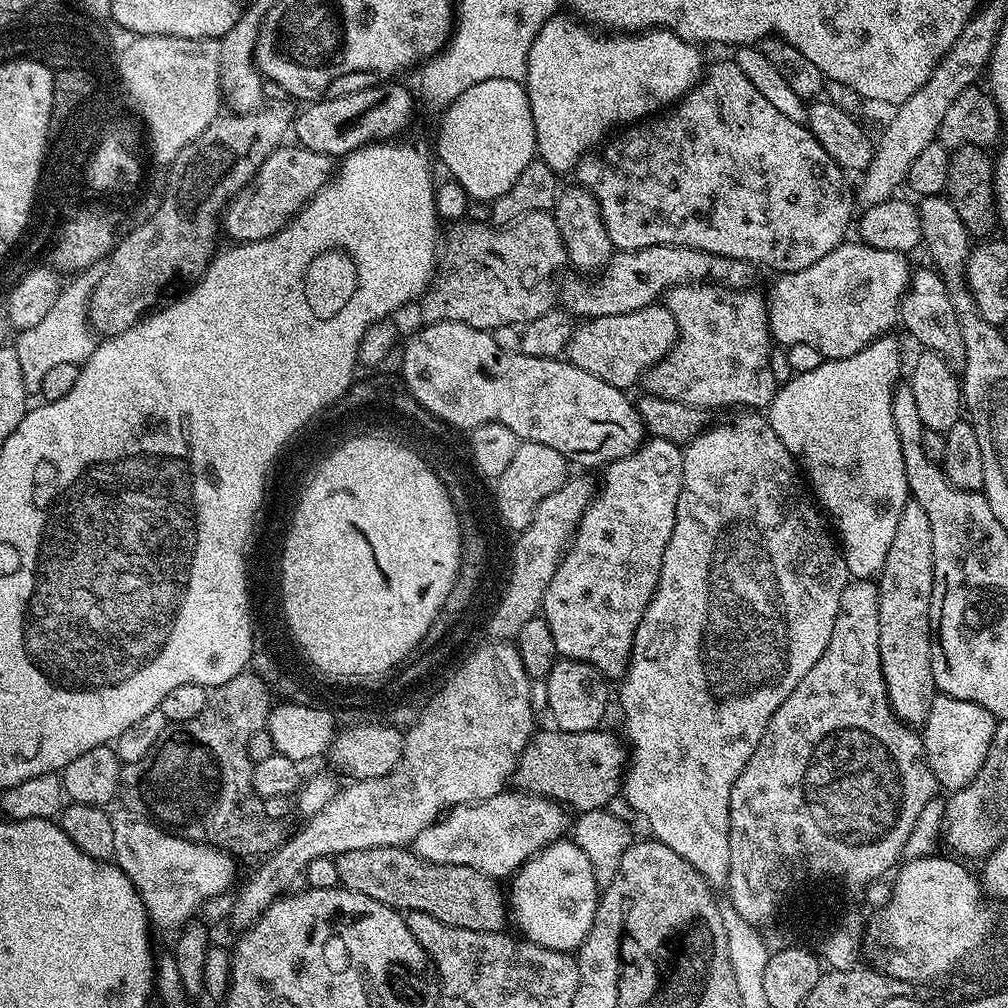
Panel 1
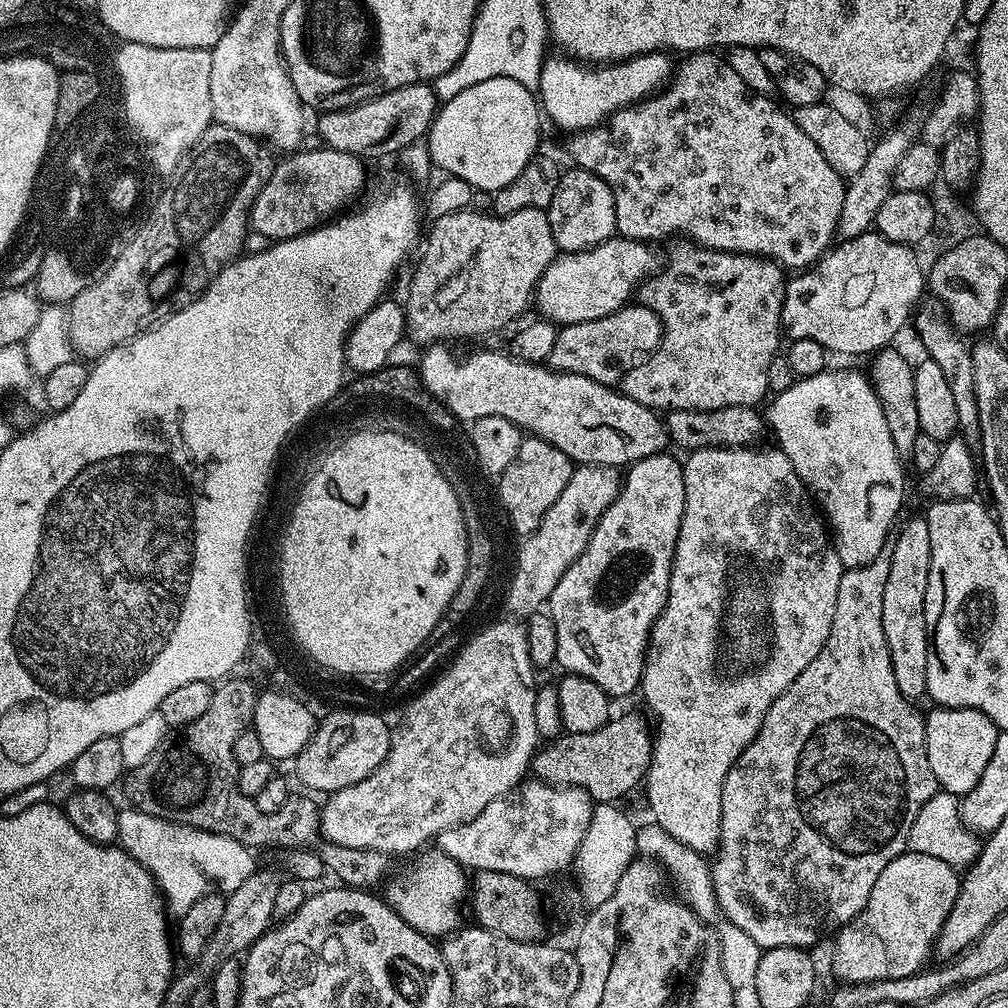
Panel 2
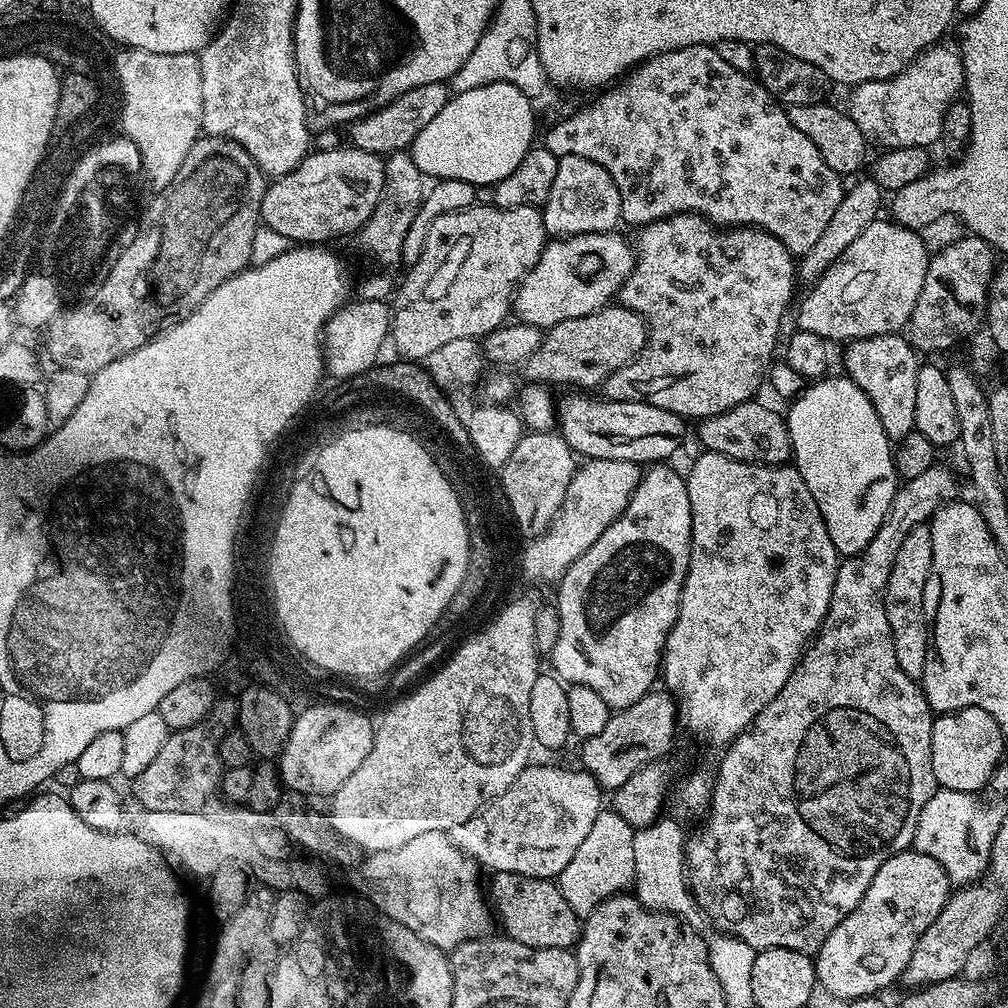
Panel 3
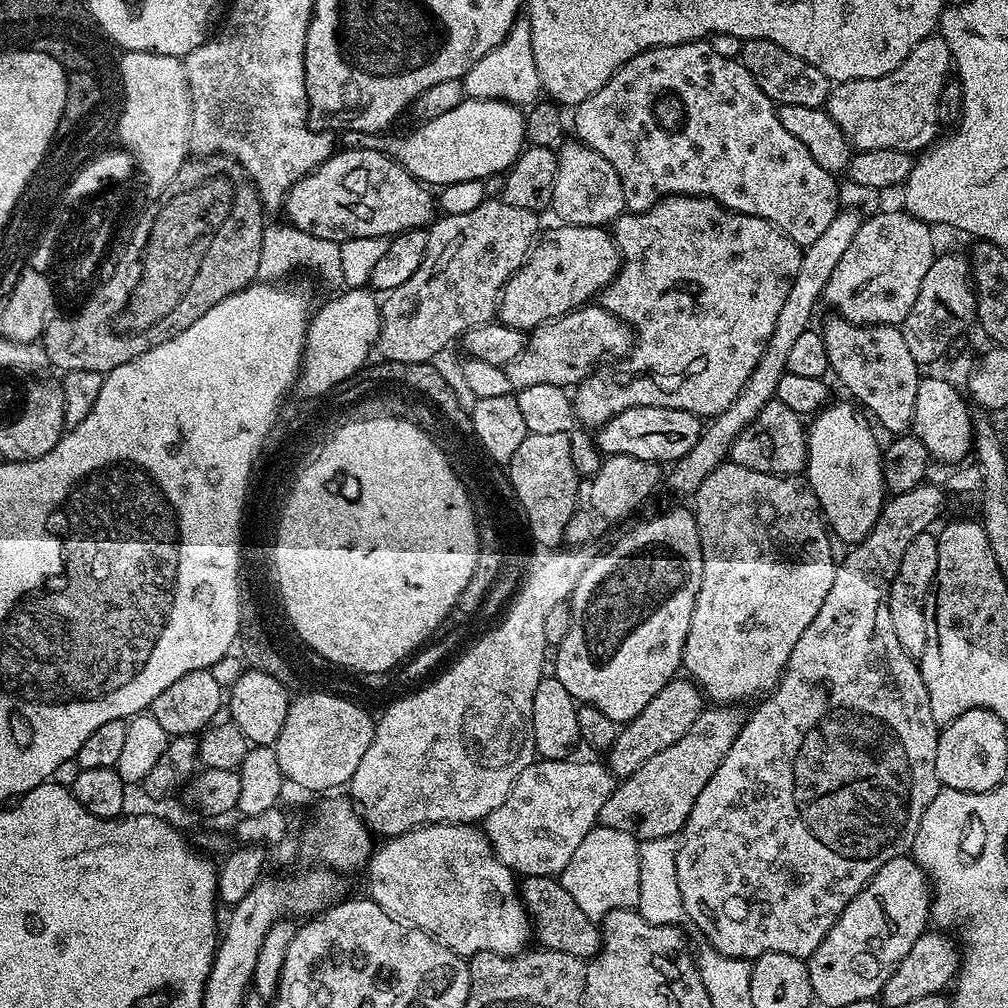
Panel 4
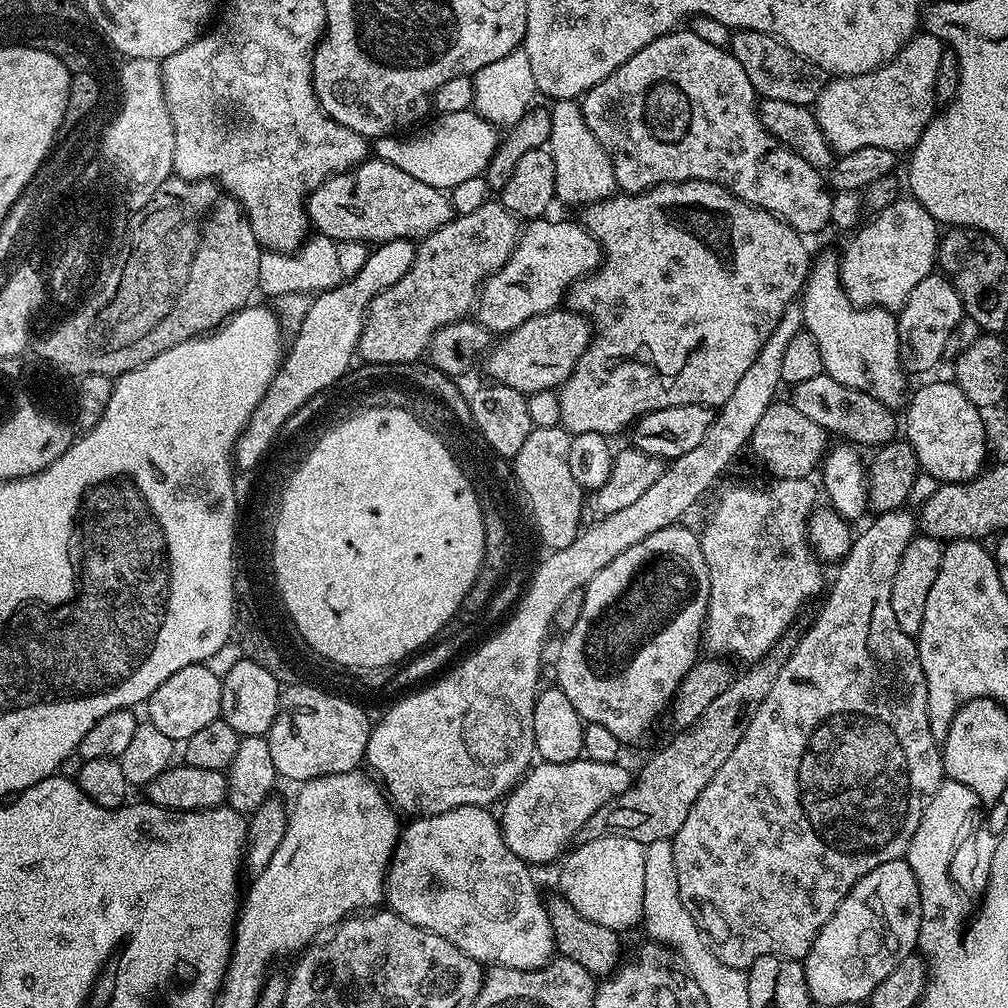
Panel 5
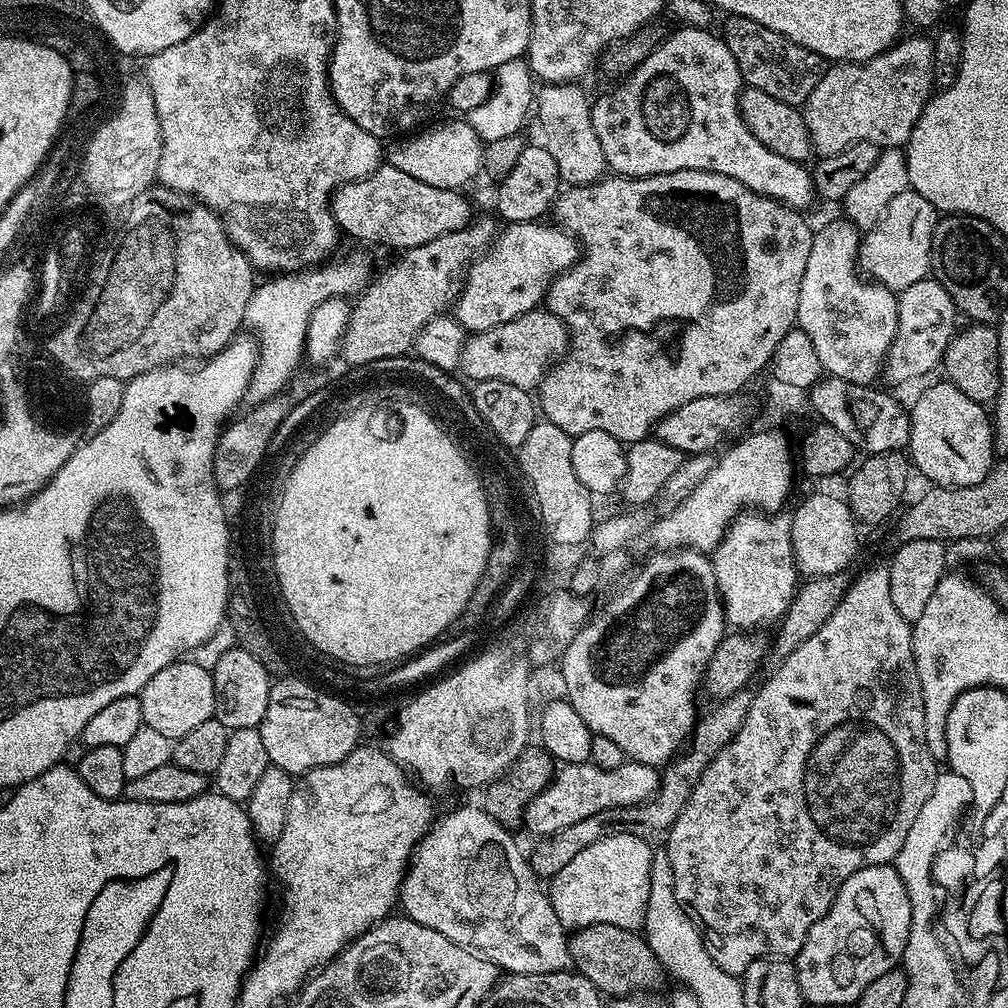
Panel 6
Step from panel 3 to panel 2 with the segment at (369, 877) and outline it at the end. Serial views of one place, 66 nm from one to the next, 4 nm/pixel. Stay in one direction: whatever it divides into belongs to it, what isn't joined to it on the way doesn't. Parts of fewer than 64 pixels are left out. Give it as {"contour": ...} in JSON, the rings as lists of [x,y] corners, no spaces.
{"contour":[[[439,848],[421,851],[408,868],[395,874],[385,883],[385,903],[408,925],[429,938],[443,938],[459,929],[460,902],[468,894],[468,876],[458,864]]]}

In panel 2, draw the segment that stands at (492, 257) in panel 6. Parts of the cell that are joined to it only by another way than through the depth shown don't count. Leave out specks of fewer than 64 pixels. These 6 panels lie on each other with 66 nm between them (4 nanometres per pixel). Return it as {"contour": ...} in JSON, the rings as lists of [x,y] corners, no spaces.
{"contour":[[[617,235],[589,248],[587,252],[560,252],[550,262],[550,266],[546,266],[542,278],[536,284],[534,308],[540,311],[537,313],[543,319],[550,320],[557,326],[594,322],[594,318],[606,318],[606,314],[614,314],[625,307],[637,295],[640,285],[657,271],[656,256],[648,248],[651,247],[645,241],[628,240],[625,236]]]}

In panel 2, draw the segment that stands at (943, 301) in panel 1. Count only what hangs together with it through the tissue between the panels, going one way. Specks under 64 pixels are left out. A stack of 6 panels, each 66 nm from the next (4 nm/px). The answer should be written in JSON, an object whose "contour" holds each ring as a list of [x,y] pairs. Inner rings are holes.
{"contour":[[[928,298],[915,309],[916,336],[925,348],[927,359],[938,362],[942,375],[950,385],[950,395],[954,397],[954,411],[960,419],[959,433],[973,448],[980,442],[981,424],[978,422],[978,398],[974,398],[974,358],[969,341],[957,332],[952,323],[947,308],[935,298]],[[928,300],[928,301],[927,301]]]}

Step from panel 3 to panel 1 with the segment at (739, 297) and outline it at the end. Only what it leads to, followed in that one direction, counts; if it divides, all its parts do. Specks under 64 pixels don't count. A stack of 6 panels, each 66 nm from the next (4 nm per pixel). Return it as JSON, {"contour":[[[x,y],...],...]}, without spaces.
{"contour":[[[711,282],[679,284],[664,293],[662,303],[674,314],[678,339],[666,355],[642,377],[643,391],[650,396],[670,398],[695,408],[713,410],[744,404],[748,410],[764,410],[776,397],[777,383],[770,366],[774,341],[768,331],[768,301],[763,291],[725,288]]]}

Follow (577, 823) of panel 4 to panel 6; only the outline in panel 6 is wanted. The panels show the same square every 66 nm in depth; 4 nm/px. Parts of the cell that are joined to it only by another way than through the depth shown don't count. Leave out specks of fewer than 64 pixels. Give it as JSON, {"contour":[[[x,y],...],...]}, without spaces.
{"contour":[[[628,760],[616,768],[602,768],[591,762],[565,764],[553,775],[551,782],[528,803],[522,824],[533,832],[533,837],[547,838],[566,830],[566,826],[574,826],[574,822],[590,818],[590,814],[645,804],[659,791],[660,772],[637,760]]]}

